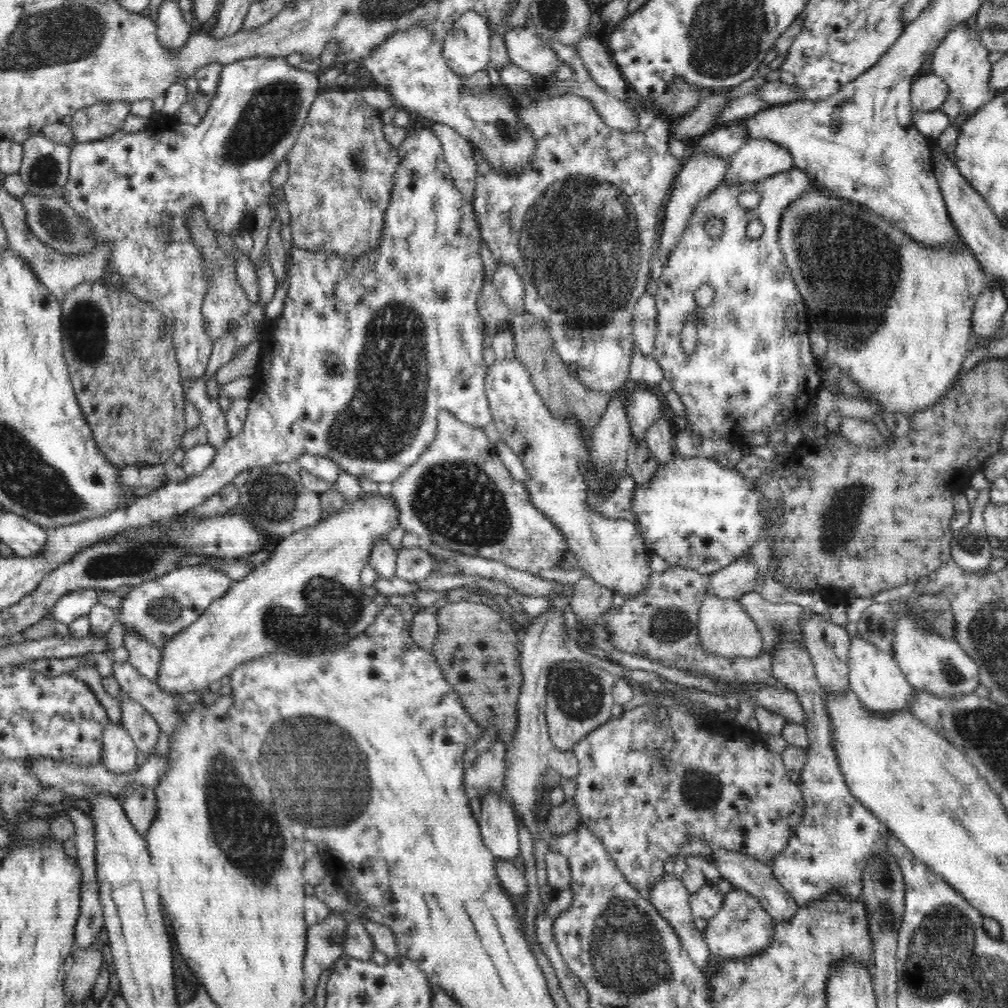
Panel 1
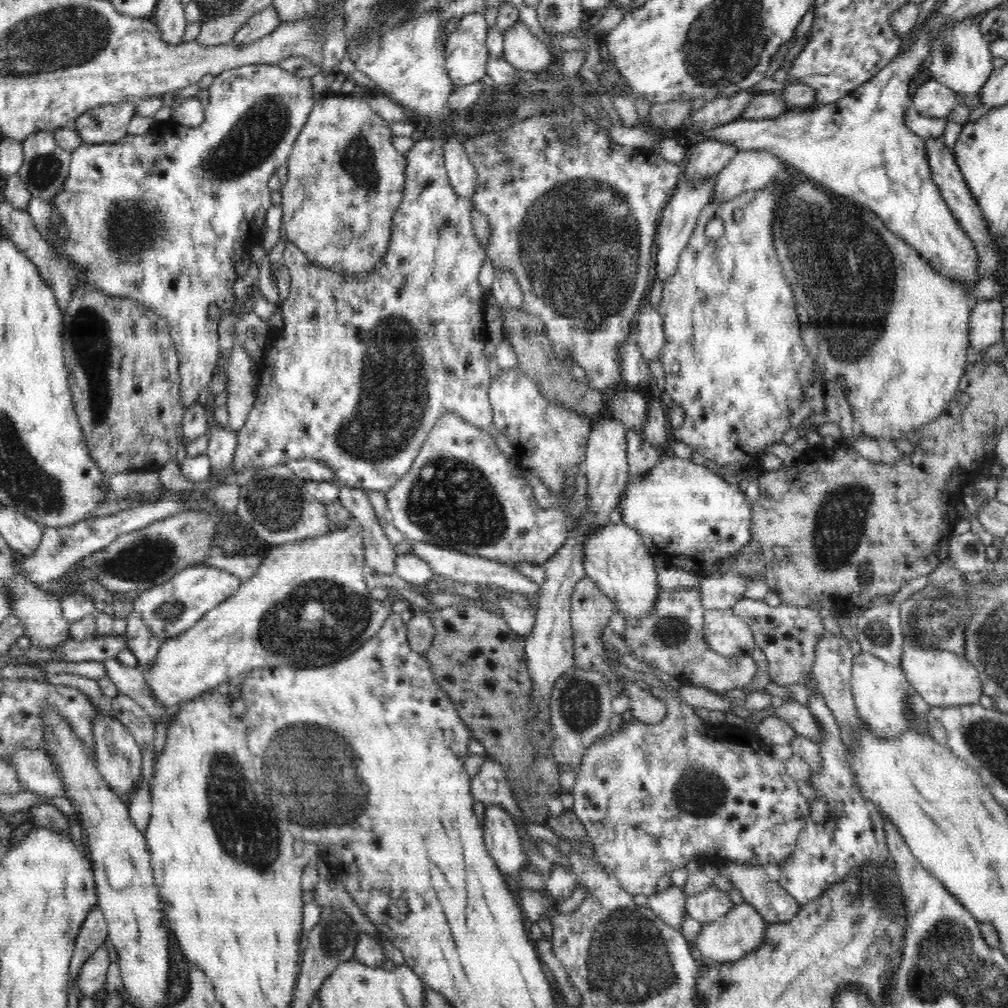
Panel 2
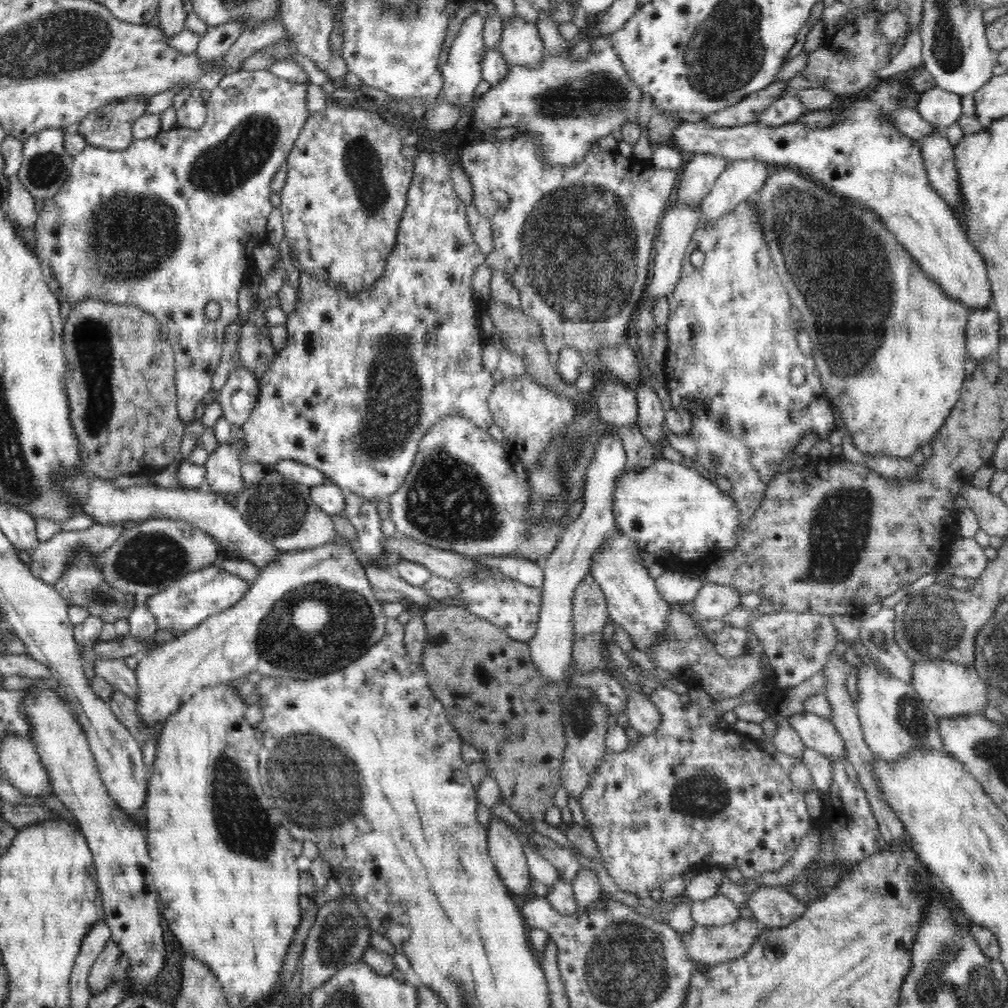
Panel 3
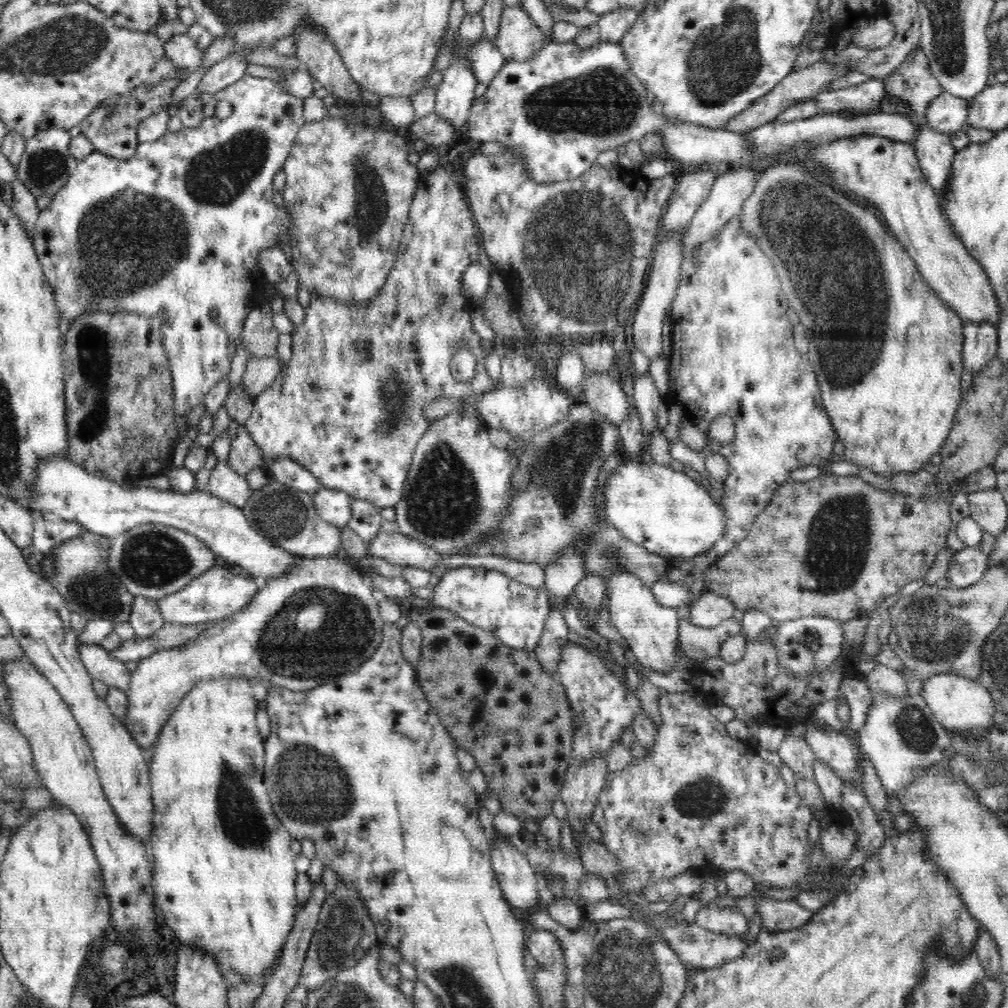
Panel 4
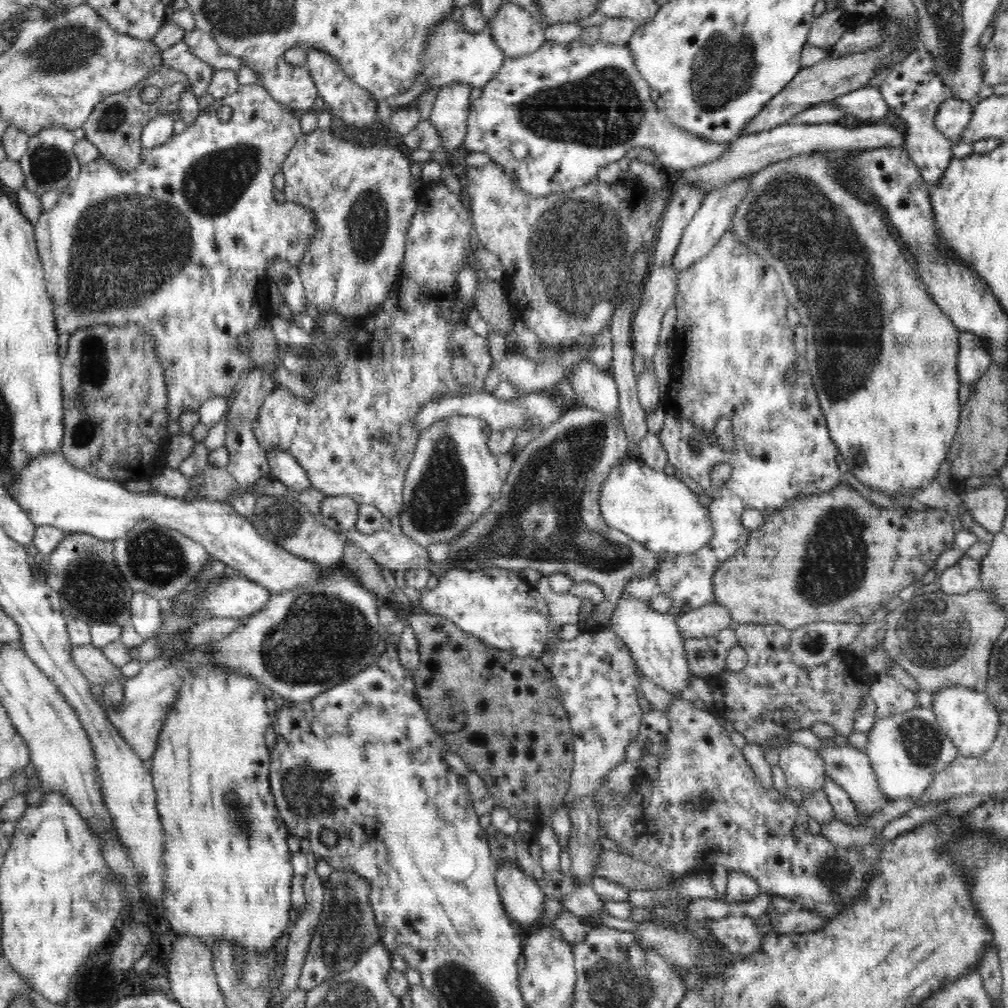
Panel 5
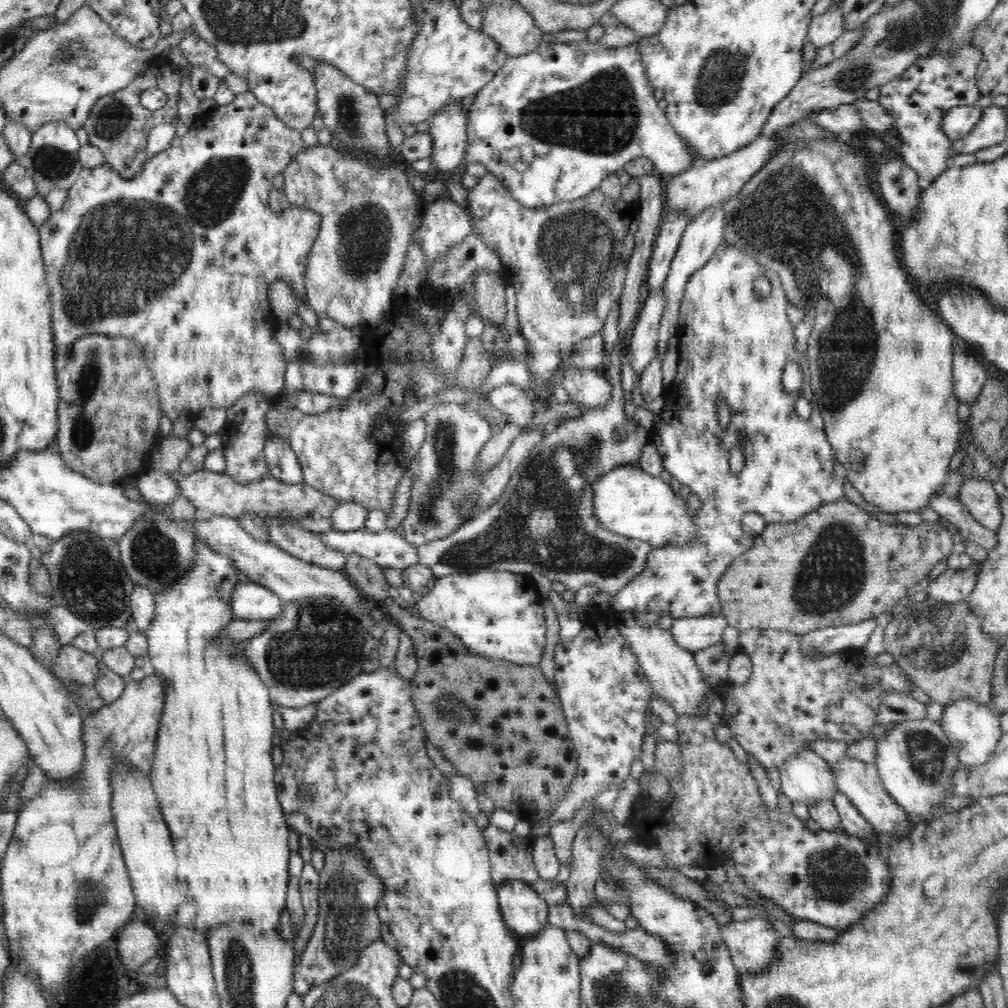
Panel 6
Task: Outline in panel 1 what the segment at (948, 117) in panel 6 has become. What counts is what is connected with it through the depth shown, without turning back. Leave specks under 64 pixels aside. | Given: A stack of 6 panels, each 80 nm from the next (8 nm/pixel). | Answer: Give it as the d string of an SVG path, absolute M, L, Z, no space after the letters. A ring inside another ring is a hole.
M936 73L918 74L910 91L914 111L941 110L949 96L949 88L942 77Z

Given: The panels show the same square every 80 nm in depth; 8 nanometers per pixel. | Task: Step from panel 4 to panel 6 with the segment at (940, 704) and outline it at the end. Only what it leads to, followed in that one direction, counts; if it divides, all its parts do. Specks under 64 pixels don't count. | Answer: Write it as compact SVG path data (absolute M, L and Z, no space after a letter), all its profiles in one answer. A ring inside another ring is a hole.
M954 699L943 707L940 725L960 763L966 767L979 767L992 756L1001 738L999 715L988 705L972 699Z

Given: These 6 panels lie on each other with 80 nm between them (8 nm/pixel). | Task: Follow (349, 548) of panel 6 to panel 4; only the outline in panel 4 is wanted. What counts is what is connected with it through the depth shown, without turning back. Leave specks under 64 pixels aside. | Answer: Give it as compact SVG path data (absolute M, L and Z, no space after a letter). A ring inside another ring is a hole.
M378 532L378 536L368 542L367 548L373 556L384 558L392 564L429 571L444 558L443 553L399 532Z

